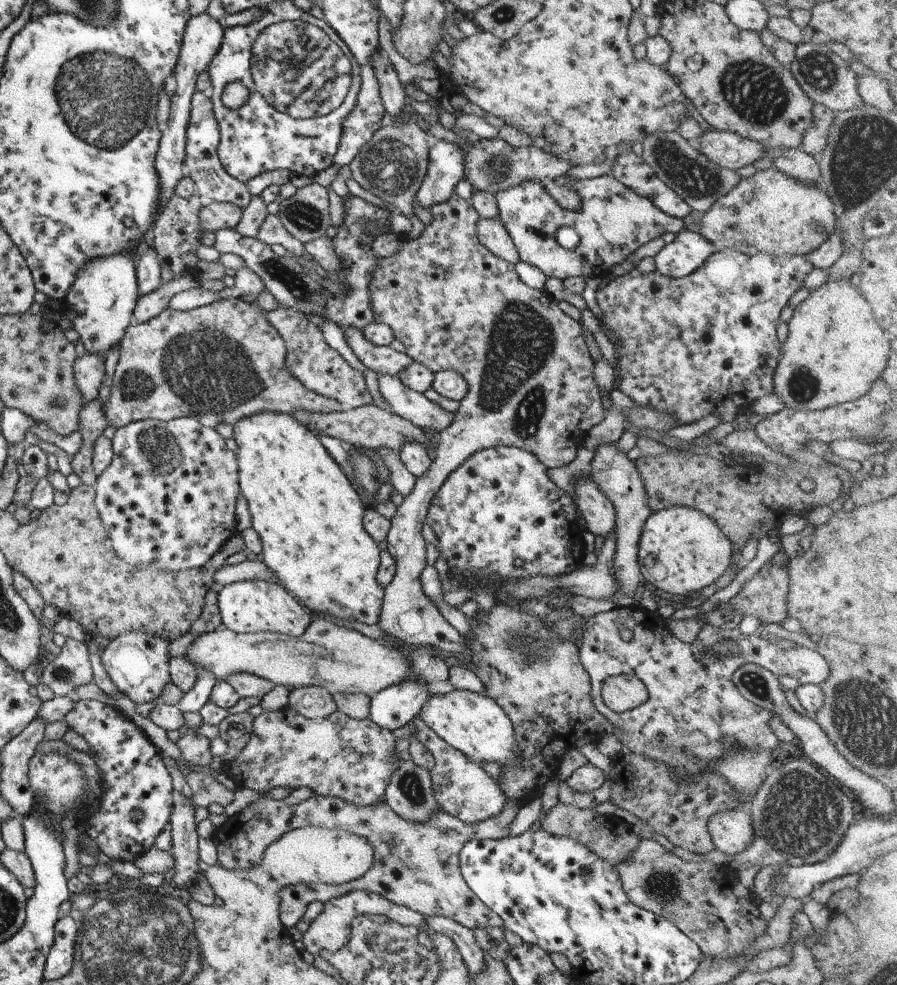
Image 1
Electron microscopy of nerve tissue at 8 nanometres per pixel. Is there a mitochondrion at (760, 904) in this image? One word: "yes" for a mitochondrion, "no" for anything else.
no

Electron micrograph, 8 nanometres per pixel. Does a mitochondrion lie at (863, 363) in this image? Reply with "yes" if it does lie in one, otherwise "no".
no

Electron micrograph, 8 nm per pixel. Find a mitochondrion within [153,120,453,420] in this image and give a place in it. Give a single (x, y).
(389, 165)

